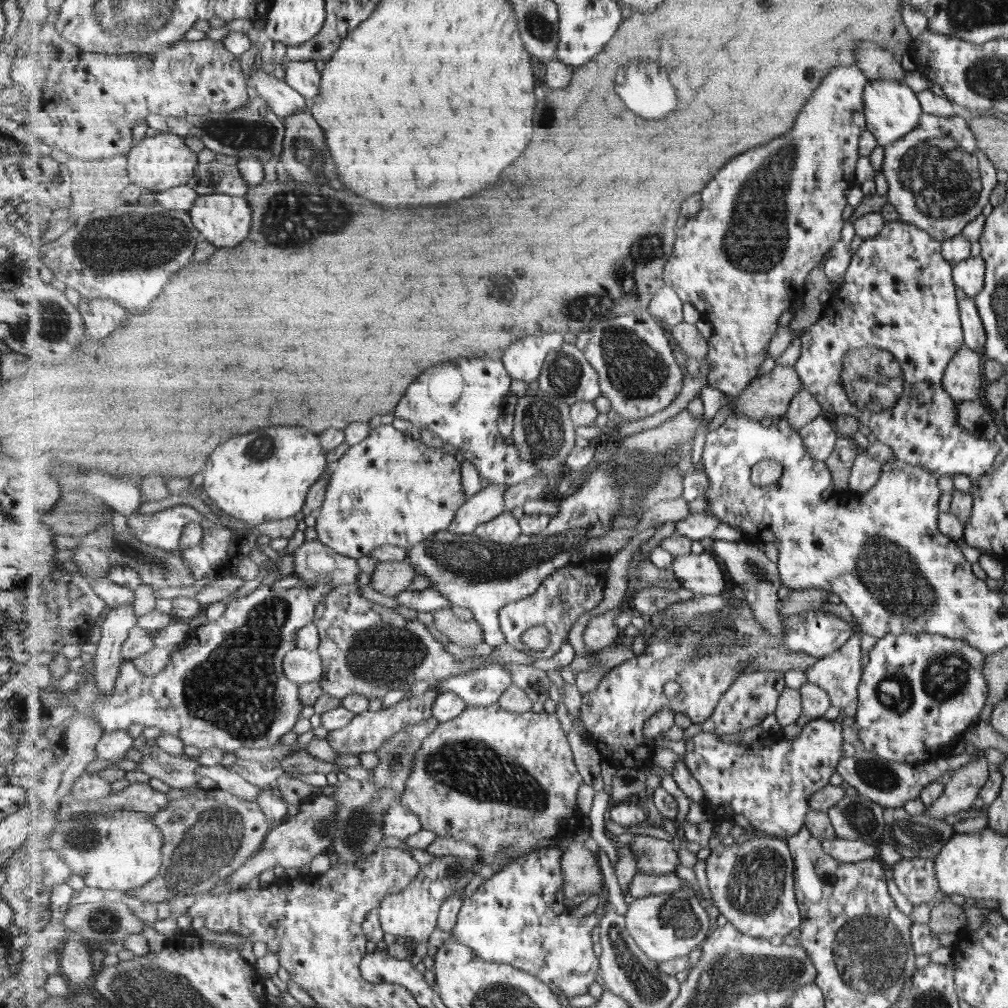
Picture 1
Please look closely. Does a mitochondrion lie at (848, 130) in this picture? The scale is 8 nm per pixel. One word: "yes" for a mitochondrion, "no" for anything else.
no

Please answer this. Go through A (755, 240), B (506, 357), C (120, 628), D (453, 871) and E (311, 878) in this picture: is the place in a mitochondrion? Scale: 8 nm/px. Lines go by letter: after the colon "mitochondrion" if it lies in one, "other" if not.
A: mitochondrion
B: other
C: other
D: mitochondrion
E: other

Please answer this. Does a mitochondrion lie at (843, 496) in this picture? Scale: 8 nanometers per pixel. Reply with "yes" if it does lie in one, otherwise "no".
no

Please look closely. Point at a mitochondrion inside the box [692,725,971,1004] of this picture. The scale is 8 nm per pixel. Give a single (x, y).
(869, 952)

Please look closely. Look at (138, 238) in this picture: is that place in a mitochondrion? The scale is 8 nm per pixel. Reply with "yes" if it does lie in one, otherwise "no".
yes

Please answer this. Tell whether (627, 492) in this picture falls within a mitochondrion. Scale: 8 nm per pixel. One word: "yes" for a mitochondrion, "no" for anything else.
yes

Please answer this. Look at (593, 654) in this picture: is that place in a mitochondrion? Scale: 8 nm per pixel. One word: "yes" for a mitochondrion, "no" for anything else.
no

